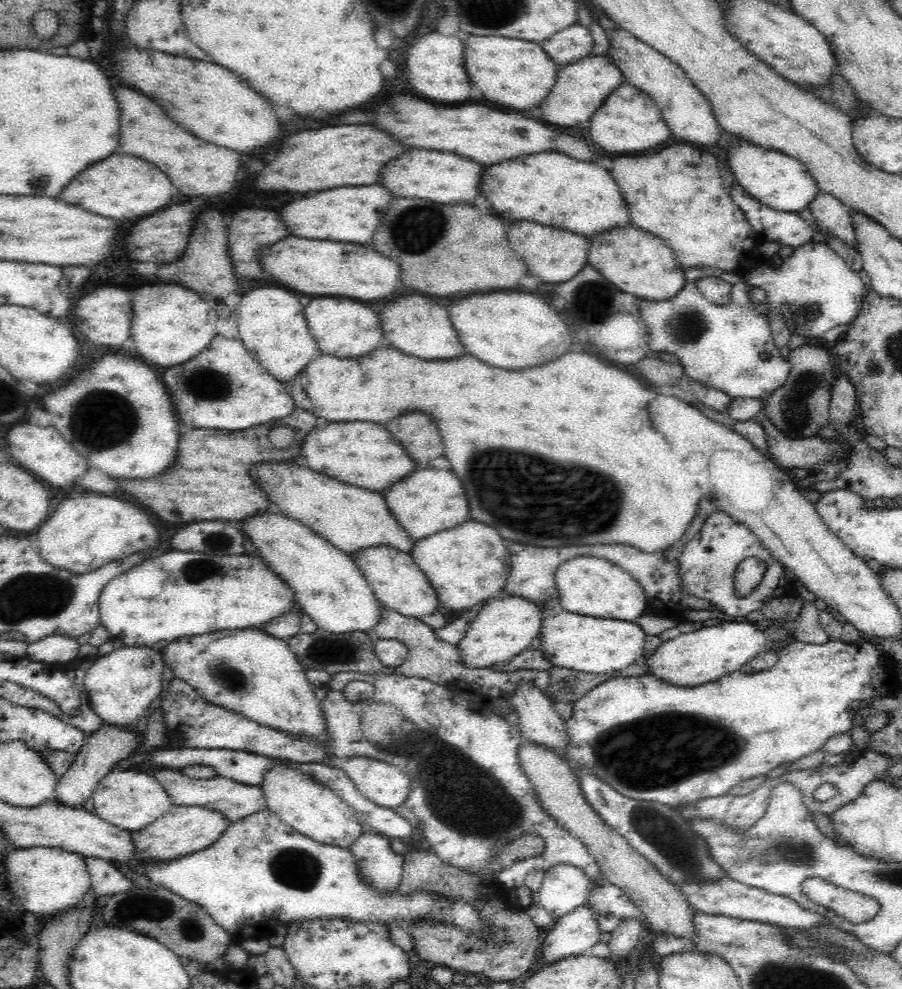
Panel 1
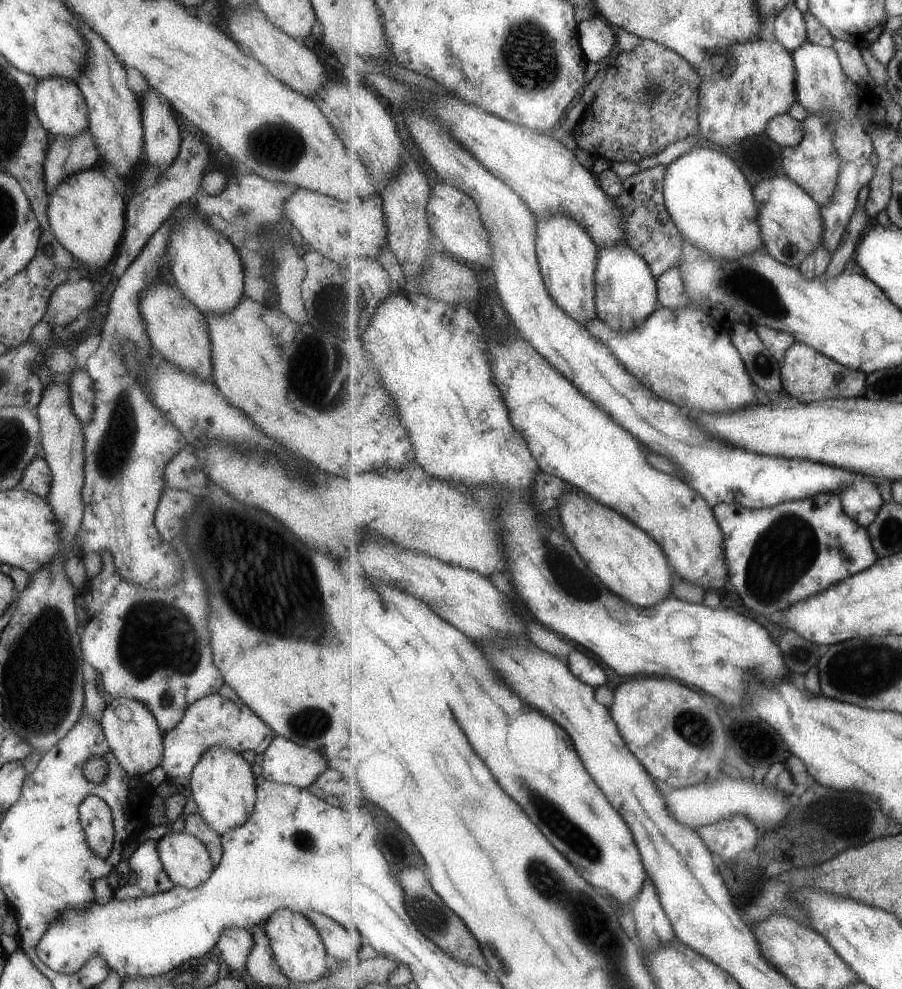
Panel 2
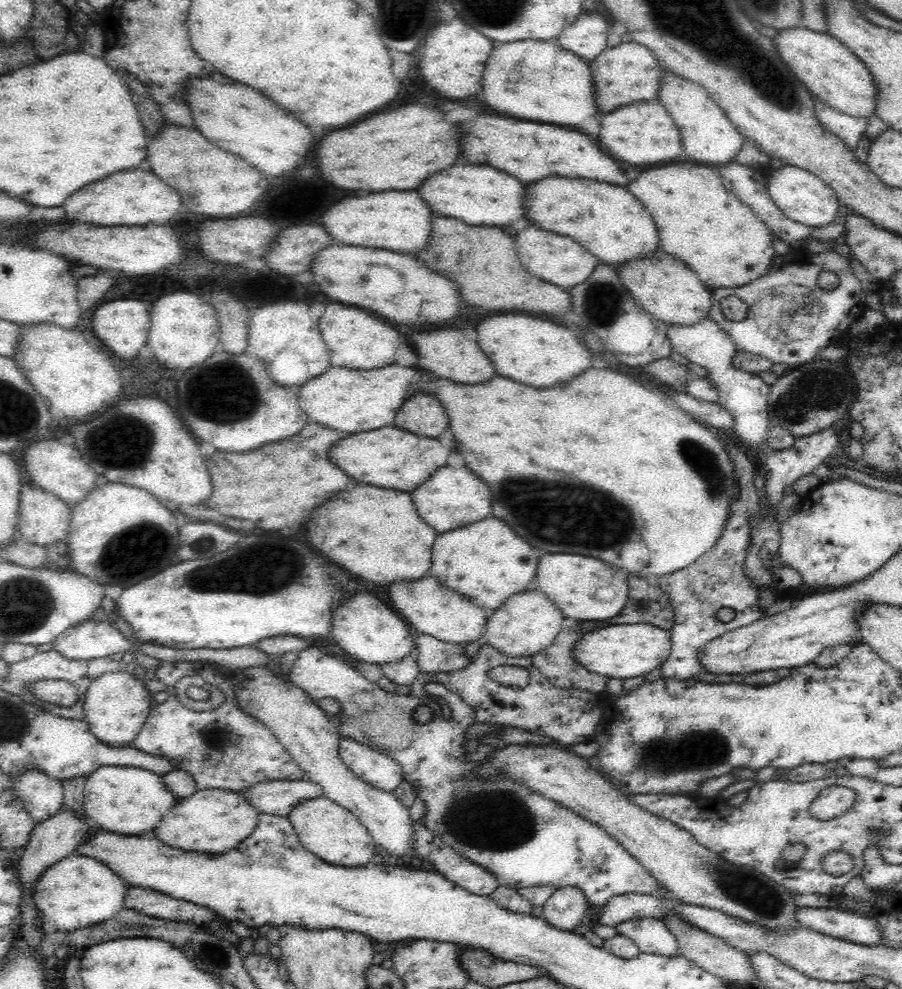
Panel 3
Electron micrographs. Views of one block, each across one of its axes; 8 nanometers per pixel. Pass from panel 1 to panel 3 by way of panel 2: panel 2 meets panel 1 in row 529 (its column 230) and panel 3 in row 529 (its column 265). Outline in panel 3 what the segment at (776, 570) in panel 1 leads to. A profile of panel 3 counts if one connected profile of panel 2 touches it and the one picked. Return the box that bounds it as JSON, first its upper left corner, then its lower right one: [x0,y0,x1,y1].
[654,514,763,679]

